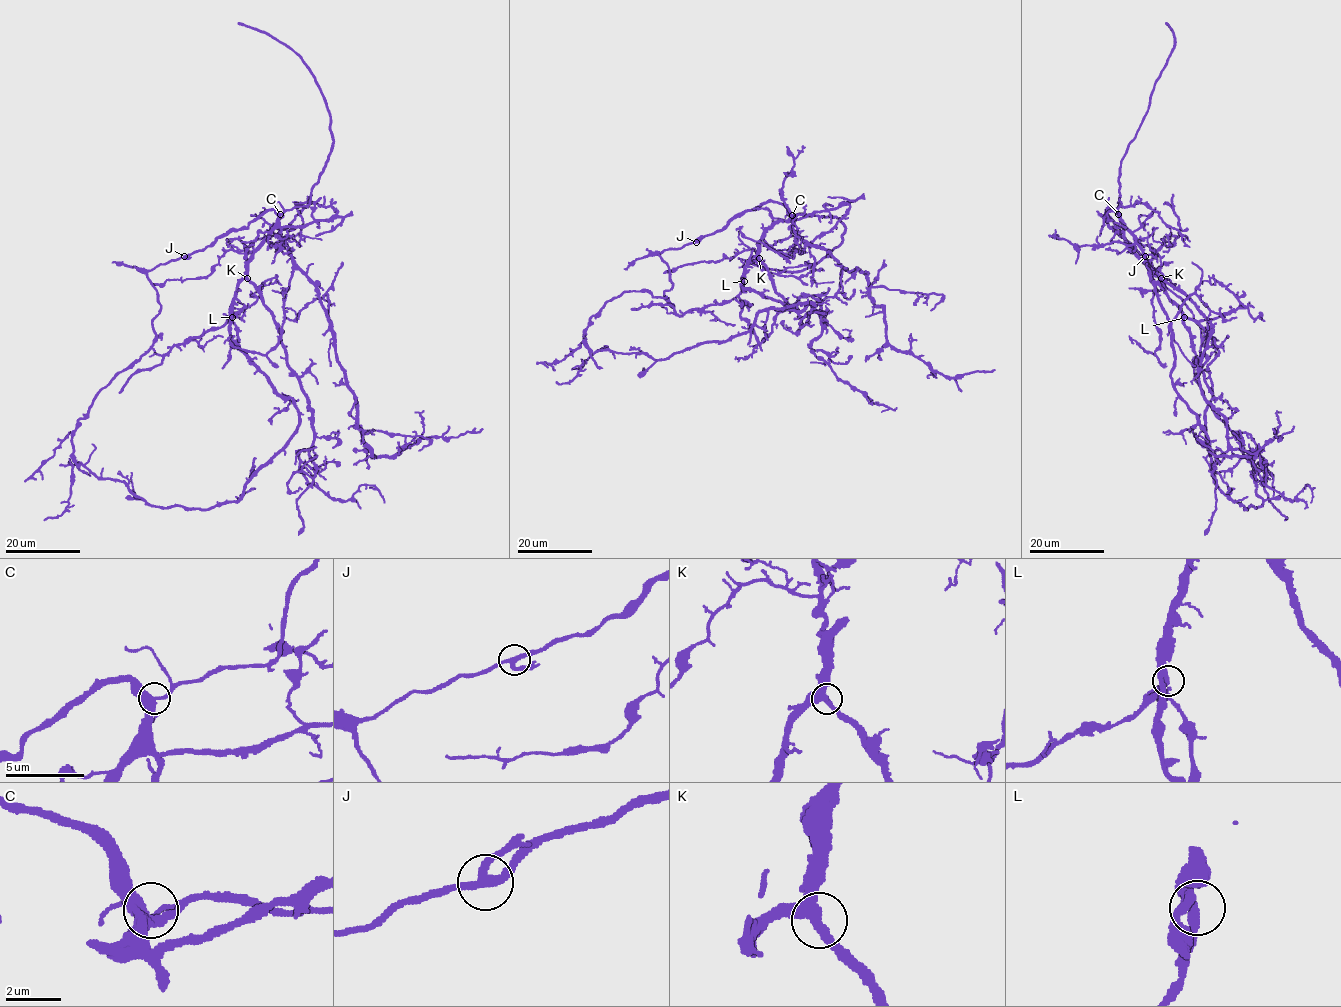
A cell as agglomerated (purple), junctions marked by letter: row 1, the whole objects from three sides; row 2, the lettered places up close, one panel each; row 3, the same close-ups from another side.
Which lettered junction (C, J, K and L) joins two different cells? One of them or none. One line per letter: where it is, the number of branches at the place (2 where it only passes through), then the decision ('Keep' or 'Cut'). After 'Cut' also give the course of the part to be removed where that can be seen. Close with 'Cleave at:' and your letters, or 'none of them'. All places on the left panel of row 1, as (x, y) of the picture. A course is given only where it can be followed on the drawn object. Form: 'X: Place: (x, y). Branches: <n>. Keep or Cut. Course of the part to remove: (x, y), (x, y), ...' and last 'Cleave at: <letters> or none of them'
C: Place: (280, 214). Branches: 3. Keep
J: Place: (184, 256). Branches: 3. Keep
K: Place: (247, 278). Branches: 3. Keep
L: Place: (232, 317). Branches: 3. Keep
Cleave at: none of them

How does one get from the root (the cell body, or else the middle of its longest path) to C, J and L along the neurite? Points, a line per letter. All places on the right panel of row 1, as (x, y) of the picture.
C: (1160, 278), (1127, 243), (1124, 224), (1118, 214)
J: (1160, 278), (1127, 243), (1122, 220), (1107, 210), (1104, 218), (1108, 225), (1145, 256)
L: (1160, 278), (1164, 293), (1184, 317)

